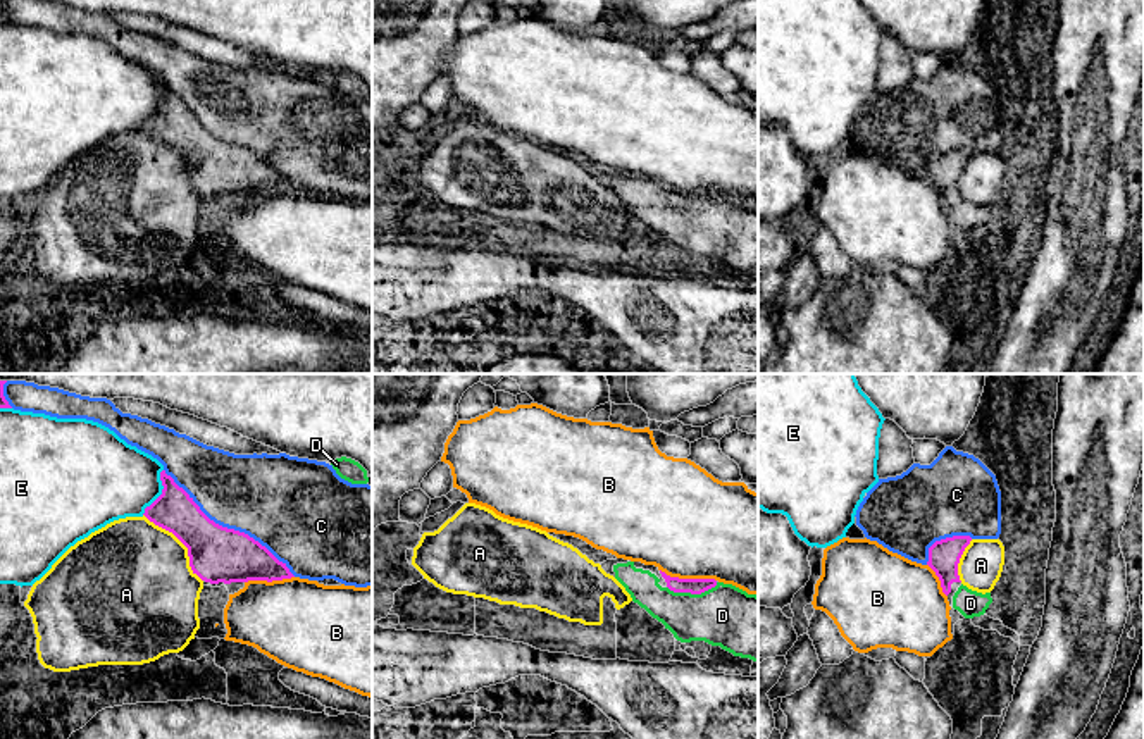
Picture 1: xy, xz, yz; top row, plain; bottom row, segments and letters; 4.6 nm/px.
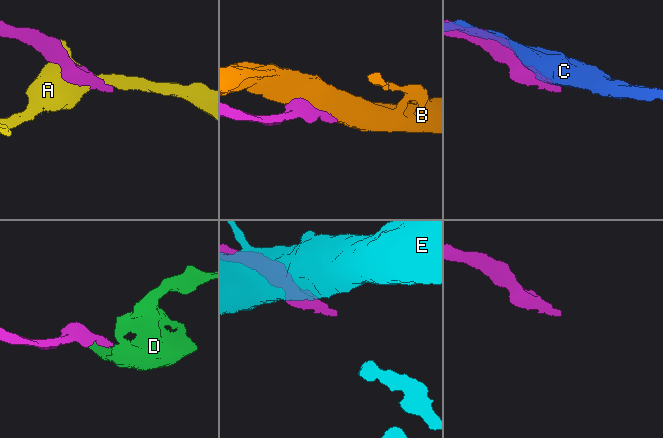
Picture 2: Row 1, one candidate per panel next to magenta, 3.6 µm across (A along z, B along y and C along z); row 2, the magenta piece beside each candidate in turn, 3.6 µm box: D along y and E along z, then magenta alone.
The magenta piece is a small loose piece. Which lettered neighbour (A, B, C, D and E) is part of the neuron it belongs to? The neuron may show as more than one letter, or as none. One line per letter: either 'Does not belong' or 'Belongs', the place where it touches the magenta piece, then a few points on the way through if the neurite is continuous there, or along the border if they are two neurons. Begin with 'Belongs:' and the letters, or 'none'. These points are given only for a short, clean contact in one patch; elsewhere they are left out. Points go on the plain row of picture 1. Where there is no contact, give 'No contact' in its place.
Belongs: D
A: Does not belong. Touches magenta at xy (181, 155)
B: Does not belong. Touches magenta at xz (688, 193)
C: Does not belong. Touches magenta at xy (226, 142)
D: Belongs. Touches magenta at xz (691, 207)
E: Does not belong. Touches magenta at xy (162, 105)

